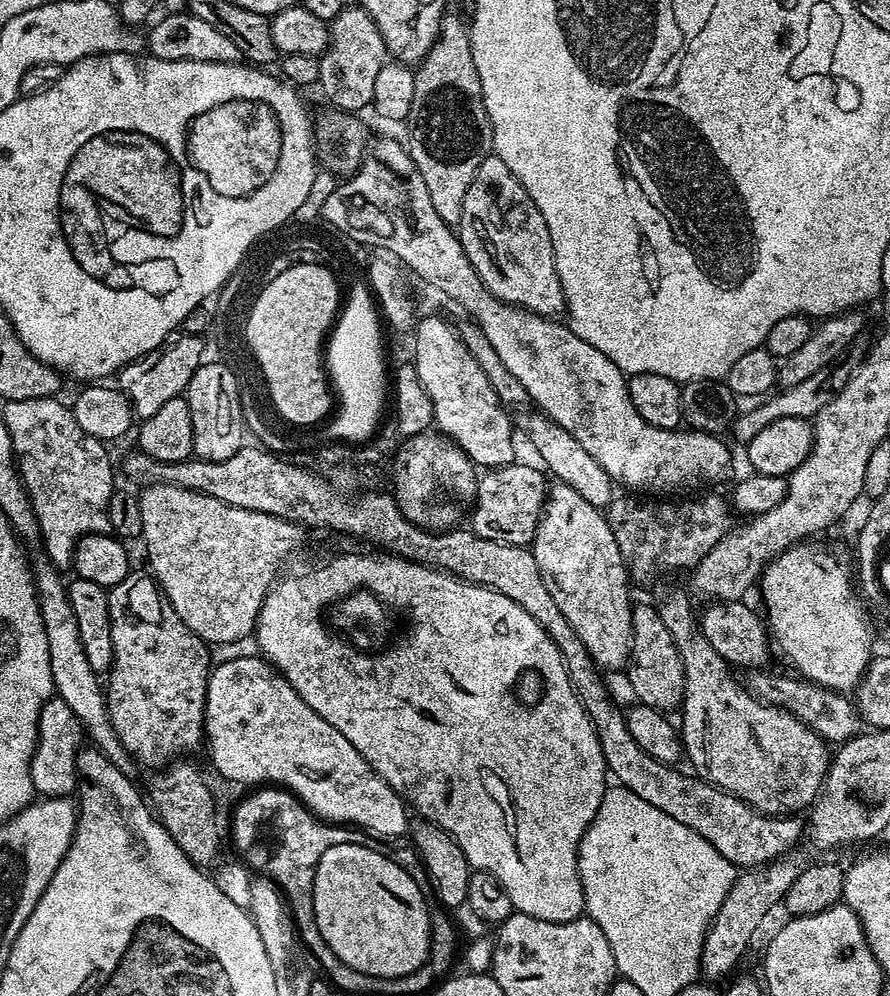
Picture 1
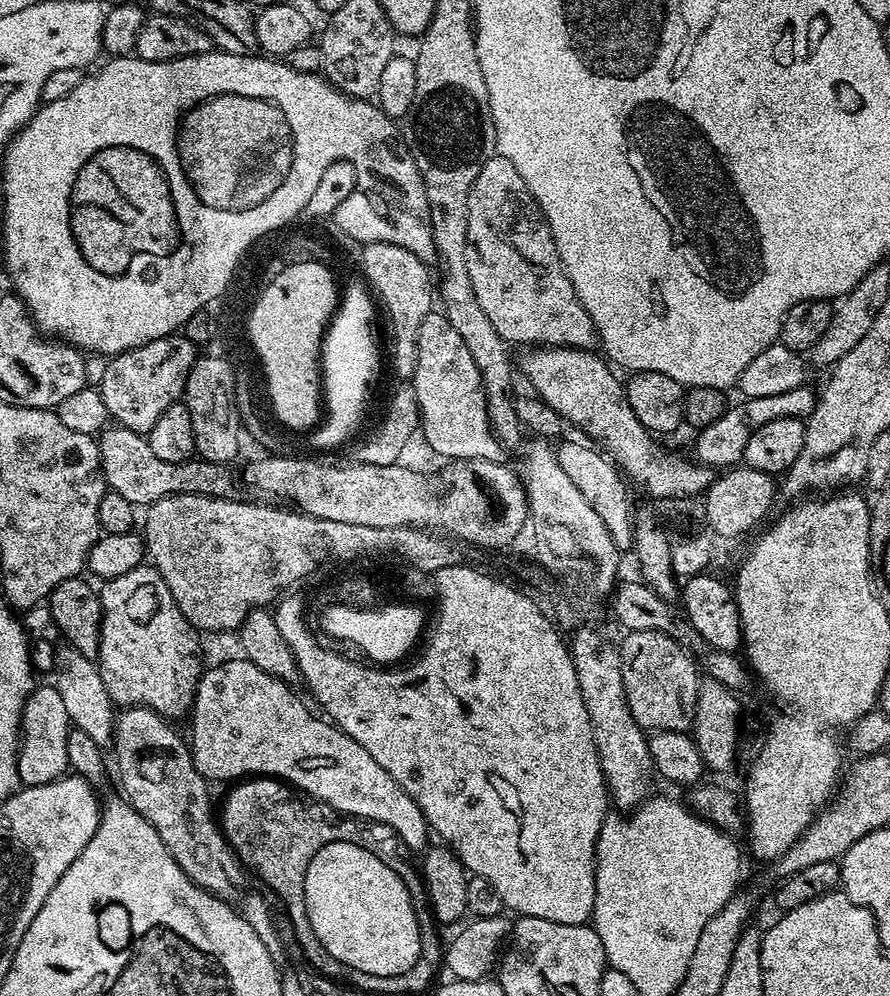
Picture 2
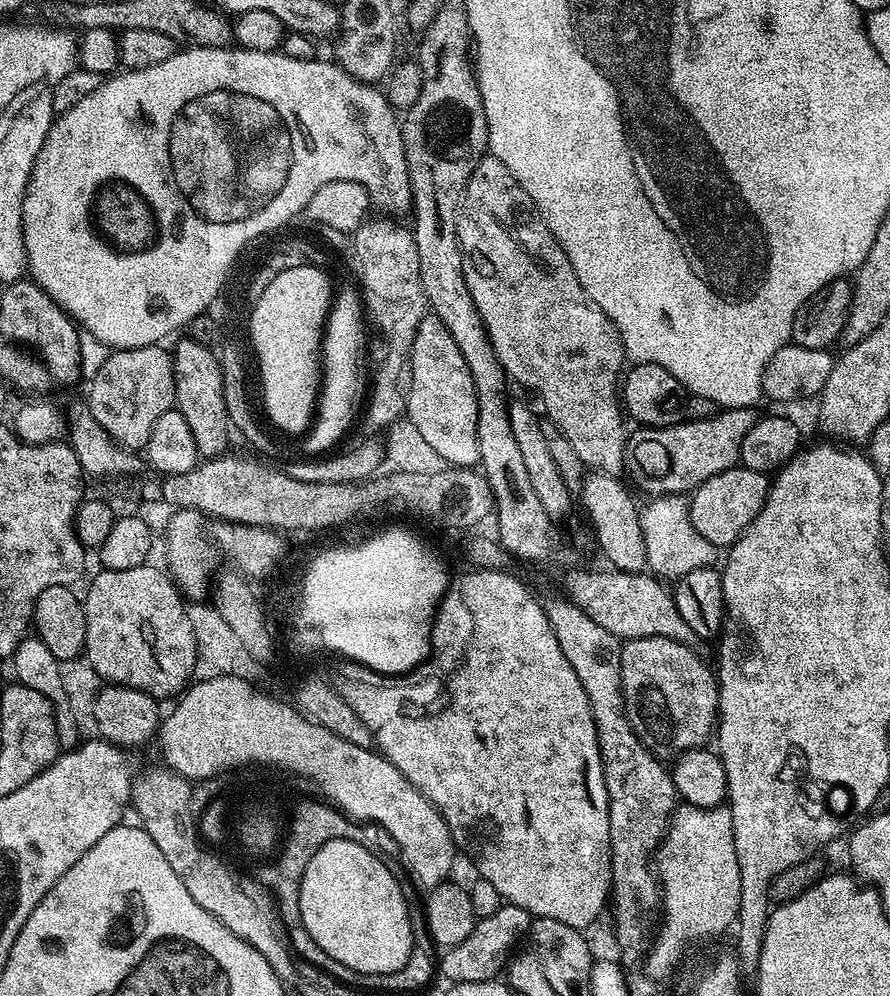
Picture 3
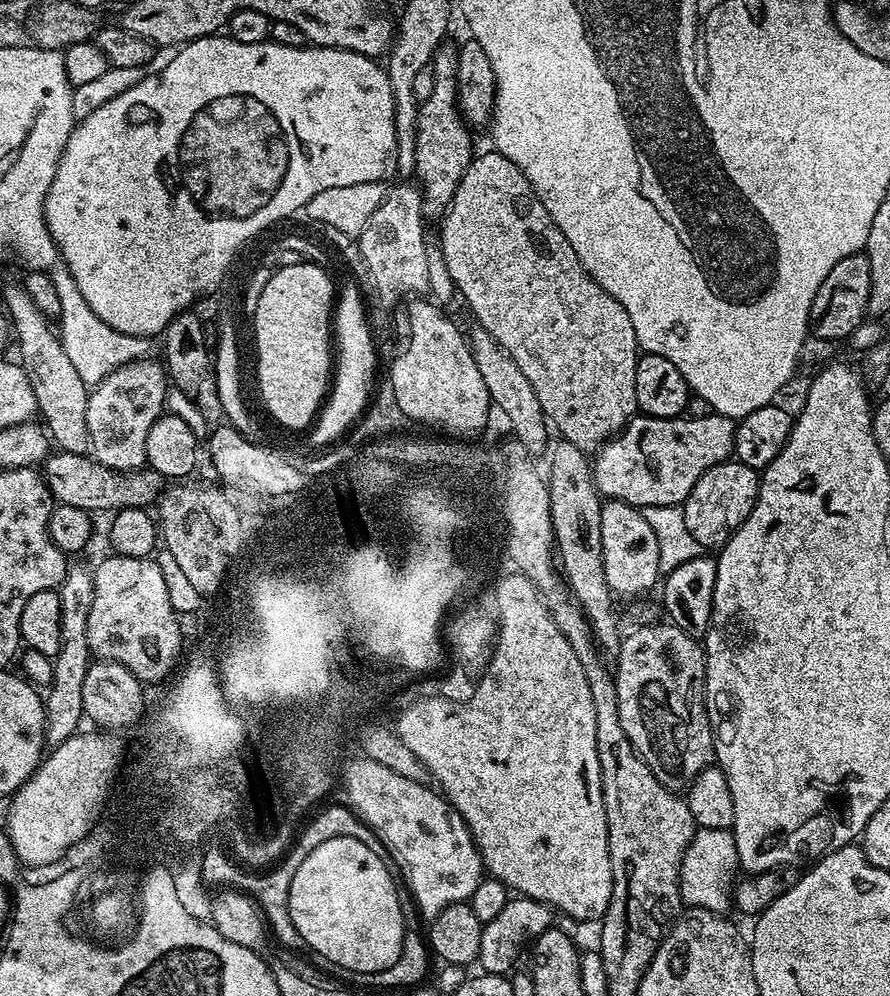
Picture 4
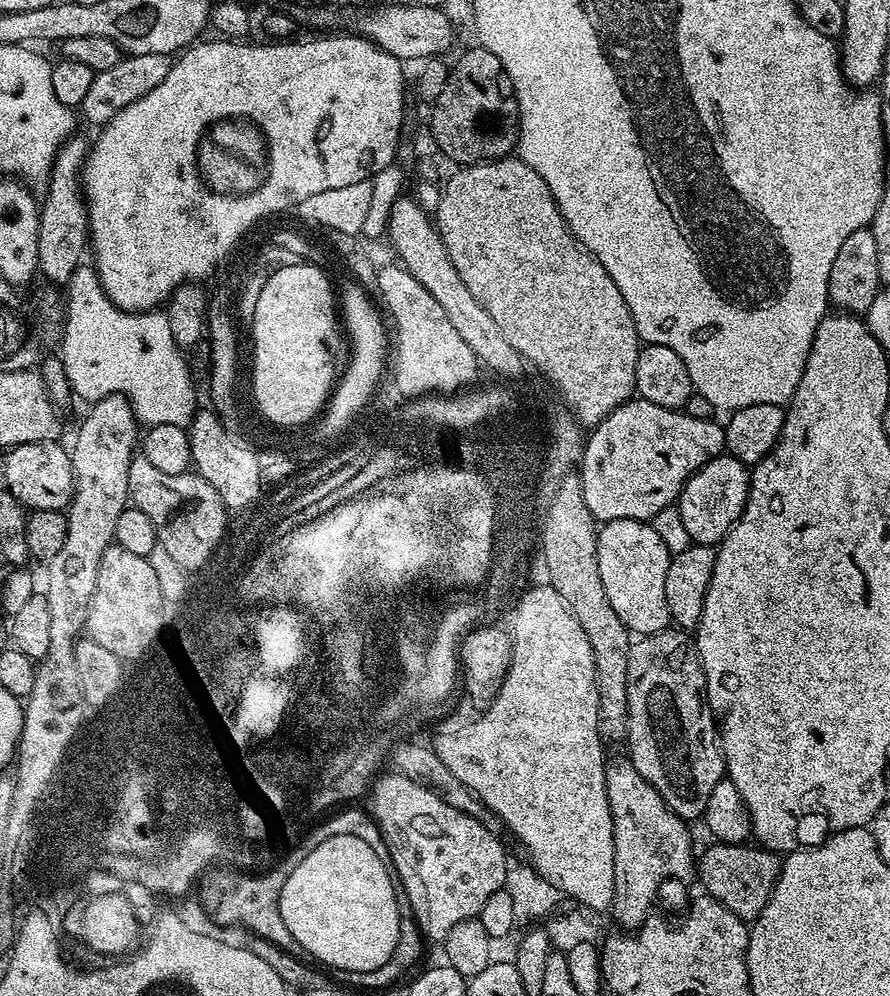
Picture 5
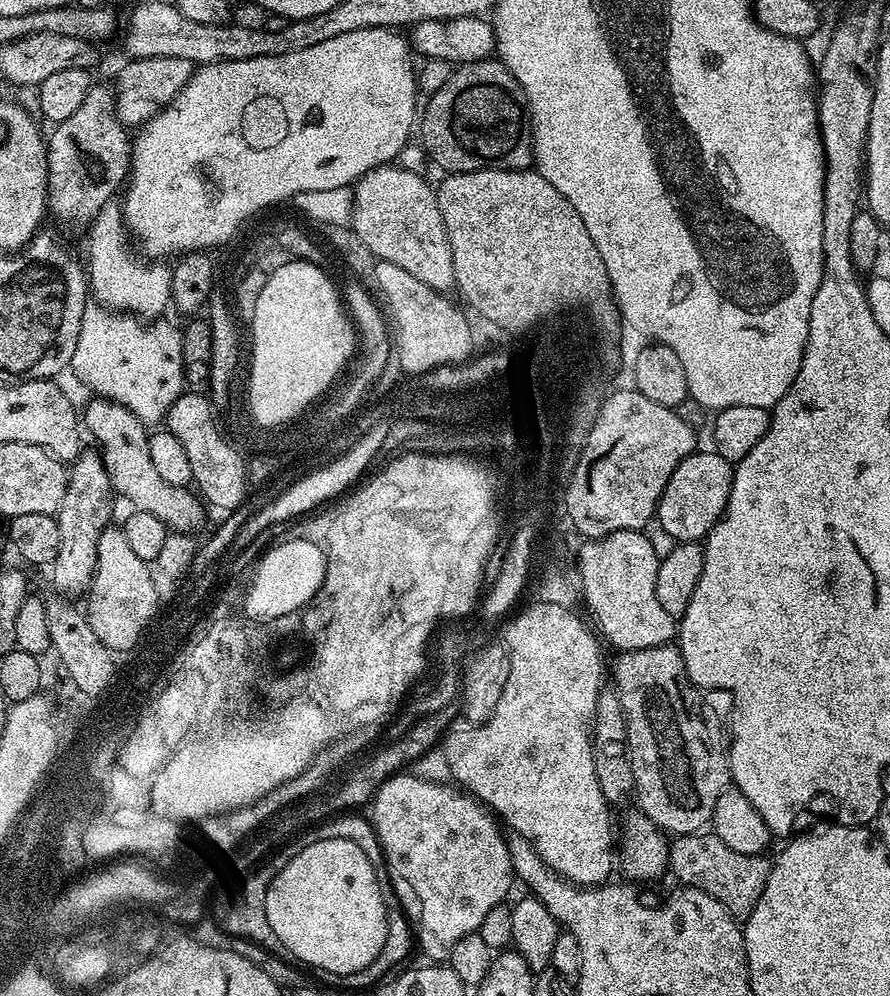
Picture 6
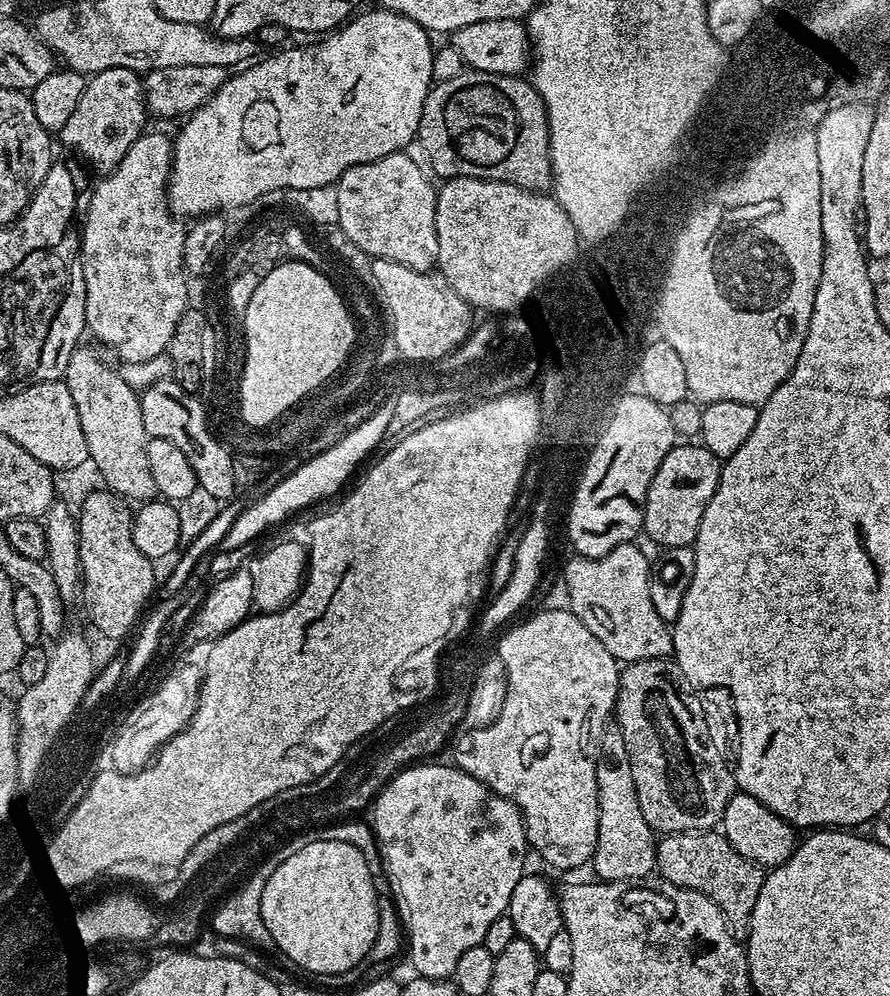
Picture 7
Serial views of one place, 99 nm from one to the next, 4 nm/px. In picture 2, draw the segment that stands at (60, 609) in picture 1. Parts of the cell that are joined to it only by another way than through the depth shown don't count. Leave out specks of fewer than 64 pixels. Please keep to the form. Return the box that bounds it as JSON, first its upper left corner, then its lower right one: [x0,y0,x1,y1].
[52,646,115,748]

